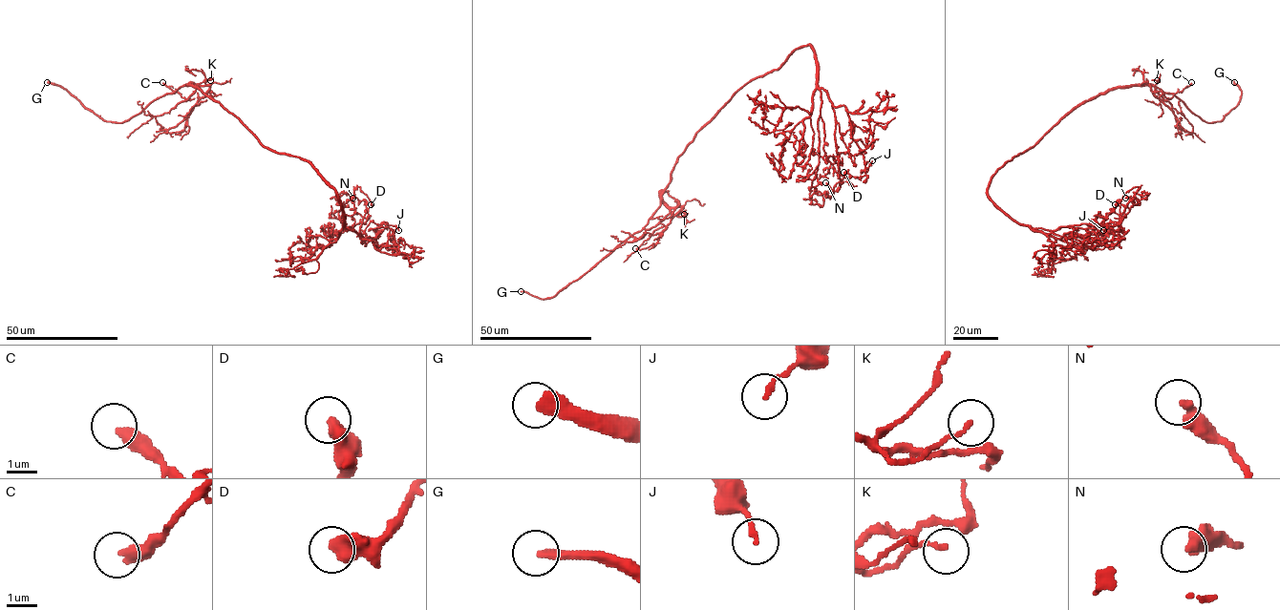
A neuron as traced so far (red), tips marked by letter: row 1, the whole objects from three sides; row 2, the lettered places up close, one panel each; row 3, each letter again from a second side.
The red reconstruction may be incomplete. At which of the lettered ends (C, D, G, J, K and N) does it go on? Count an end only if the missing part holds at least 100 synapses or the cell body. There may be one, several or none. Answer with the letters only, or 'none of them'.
G

